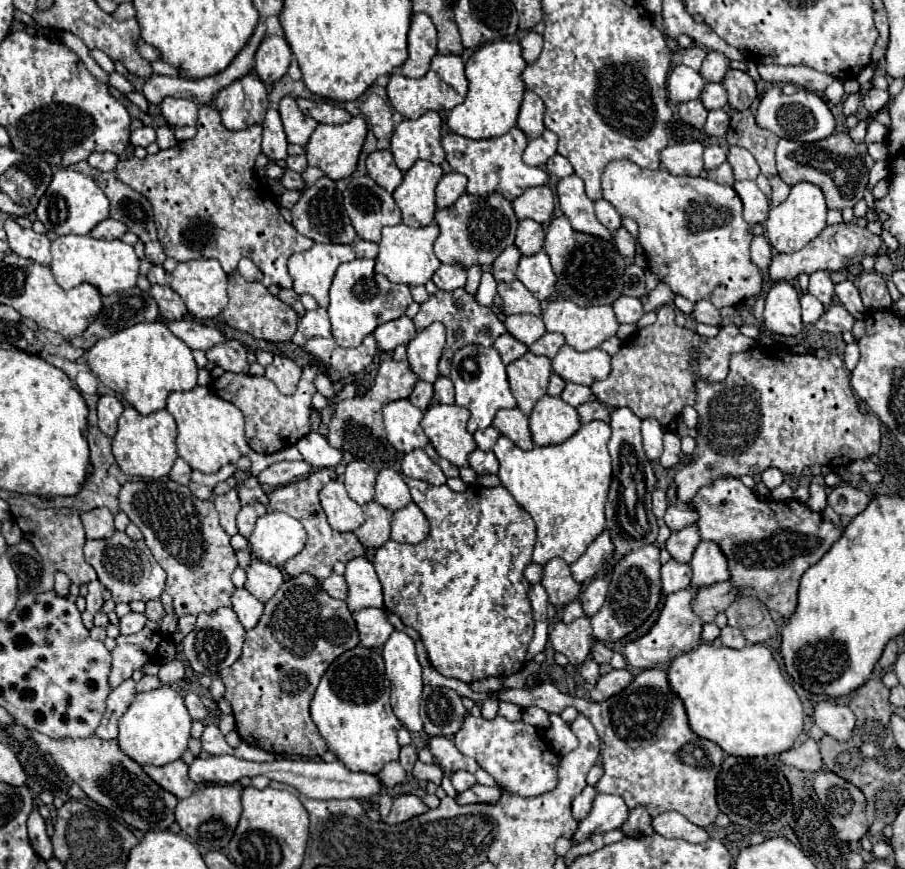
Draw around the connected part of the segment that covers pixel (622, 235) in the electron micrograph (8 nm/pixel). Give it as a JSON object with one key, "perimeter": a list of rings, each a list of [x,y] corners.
{"perimeter":[[[623,226],[615,232],[615,246],[623,256],[629,256],[629,258],[635,256],[635,240]]]}

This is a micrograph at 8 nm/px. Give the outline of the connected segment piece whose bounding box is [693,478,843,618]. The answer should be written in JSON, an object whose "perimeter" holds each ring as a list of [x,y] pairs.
{"perimeter":[[[721,478],[711,486],[705,486],[693,498],[695,510],[699,512],[699,532],[701,540],[715,540],[729,560],[731,582],[741,590],[741,594],[751,594],[767,604],[769,610],[777,610],[781,616],[789,618],[797,606],[797,586],[807,568],[817,564],[823,554],[841,538],[843,526],[833,524],[823,516],[823,512],[811,512],[807,504],[789,500],[757,500],[757,494],[749,490],[739,478]]]}

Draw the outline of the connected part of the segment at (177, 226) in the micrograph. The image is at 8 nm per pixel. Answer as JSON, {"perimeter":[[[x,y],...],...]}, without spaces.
{"perimeter":[[[209,104],[201,106],[197,120],[197,134],[191,140],[177,142],[177,146],[159,150],[157,154],[145,158],[119,160],[115,174],[119,180],[129,184],[133,190],[141,192],[153,206],[155,224],[159,230],[159,242],[165,248],[165,254],[177,262],[215,258],[221,262],[223,270],[235,272],[237,262],[245,256],[255,262],[263,272],[263,284],[277,284],[279,288],[291,288],[293,278],[287,272],[287,260],[295,252],[309,250],[313,246],[311,238],[299,234],[285,218],[279,214],[275,198],[271,192],[263,190],[255,178],[255,158],[261,154],[261,126],[253,124],[245,130],[225,130],[221,116]]]}

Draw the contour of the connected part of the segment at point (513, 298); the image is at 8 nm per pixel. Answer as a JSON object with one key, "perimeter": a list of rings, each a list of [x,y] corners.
{"perimeter":[[[519,280],[499,282],[499,284],[497,284],[497,290],[499,290],[499,296],[503,298],[501,312],[503,312],[505,316],[521,314],[521,312],[535,314],[535,316],[541,314],[539,302],[533,298],[533,294],[531,294]]]}

